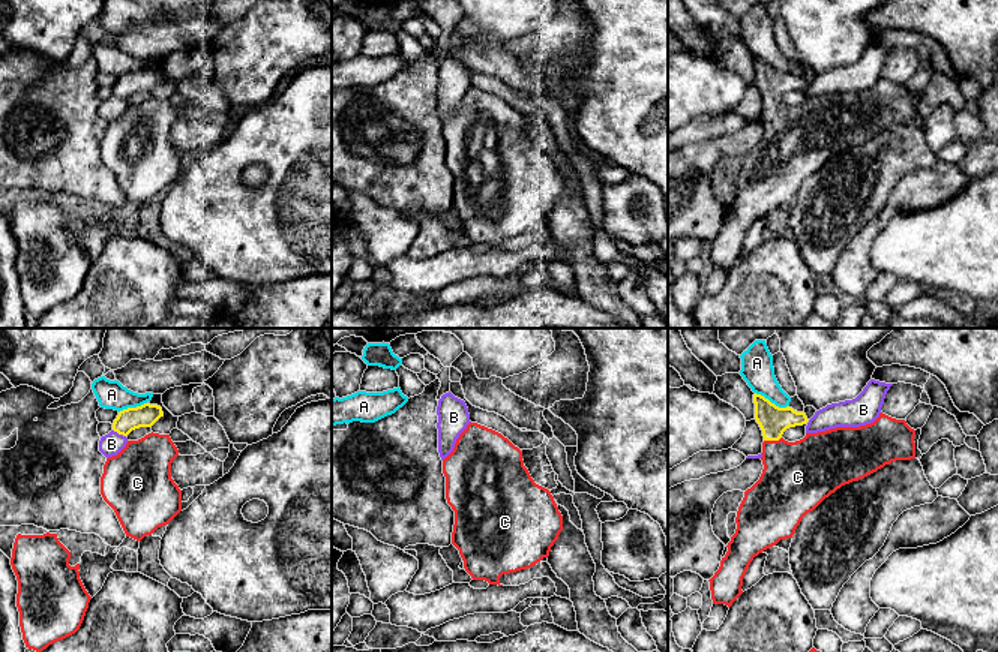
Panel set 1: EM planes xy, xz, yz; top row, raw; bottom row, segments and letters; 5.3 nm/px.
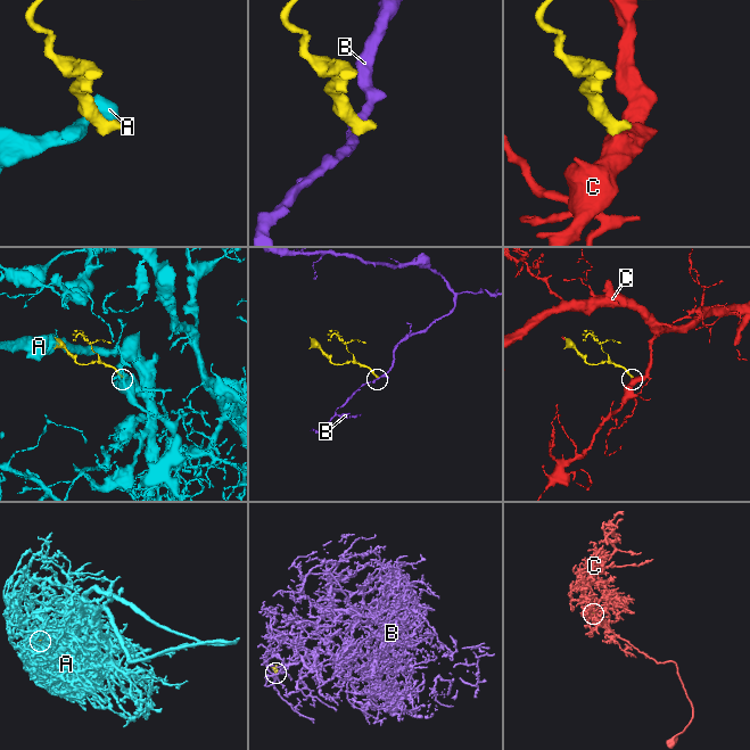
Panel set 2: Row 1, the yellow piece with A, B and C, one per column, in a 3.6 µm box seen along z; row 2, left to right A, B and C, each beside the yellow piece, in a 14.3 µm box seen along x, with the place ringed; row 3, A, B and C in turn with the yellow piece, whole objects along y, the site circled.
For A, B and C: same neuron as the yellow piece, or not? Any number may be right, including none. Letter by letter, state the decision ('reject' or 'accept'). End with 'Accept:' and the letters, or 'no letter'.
A: reject
B: reject
C: accept
Accept: C

